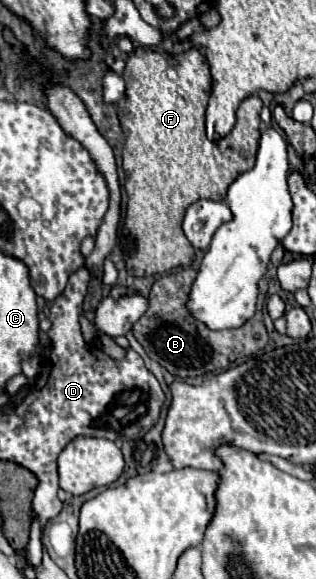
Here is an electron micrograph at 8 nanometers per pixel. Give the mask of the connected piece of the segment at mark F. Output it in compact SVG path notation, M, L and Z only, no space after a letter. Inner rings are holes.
M137 47L125 63L123 79L127 83L127 91L125 97L117 103L117 115L125 135L125 191L127 197L131 197L127 201L125 229L135 239L135 253L127 257L127 269L135 277L149 277L155 273L165 273L179 265L189 265L193 261L195 249L181 231L183 213L191 203L199 199L223 201L227 195L227 187L237 179L237 175L253 167L261 137L259 113L263 103L259 97L247 97L237 111L237 125L233 127L233 131L223 139L211 141L205 132L205 107L211 95L211 73L207 59L197 49L189 49L177 57L171 57L167 53Z

